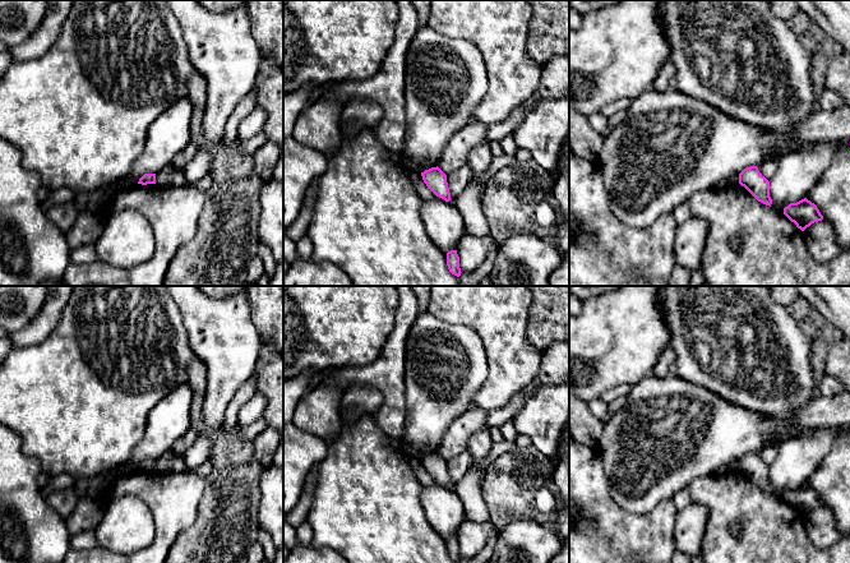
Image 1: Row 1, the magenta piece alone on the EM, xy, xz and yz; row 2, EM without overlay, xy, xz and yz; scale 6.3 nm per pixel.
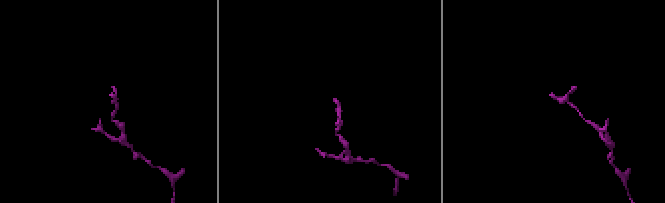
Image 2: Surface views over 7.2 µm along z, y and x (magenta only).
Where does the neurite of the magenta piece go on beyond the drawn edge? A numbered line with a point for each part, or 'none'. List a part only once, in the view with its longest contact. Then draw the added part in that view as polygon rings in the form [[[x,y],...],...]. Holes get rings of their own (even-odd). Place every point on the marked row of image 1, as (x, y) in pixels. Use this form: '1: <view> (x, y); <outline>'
none

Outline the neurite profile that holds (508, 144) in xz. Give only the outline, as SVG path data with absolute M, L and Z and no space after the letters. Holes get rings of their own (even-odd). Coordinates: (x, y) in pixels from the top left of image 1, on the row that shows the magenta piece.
M513 134L512 135L507 135L503 139L500 139L499 144L500 144L504 154L516 156L516 153L518 151L518 146L517 146L517 143L514 140Z

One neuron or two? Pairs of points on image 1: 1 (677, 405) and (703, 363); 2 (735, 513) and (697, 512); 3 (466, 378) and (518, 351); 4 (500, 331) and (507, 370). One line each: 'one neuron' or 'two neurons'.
1: two neurons
2: two neurons
3: two neurons
4: one neuron

